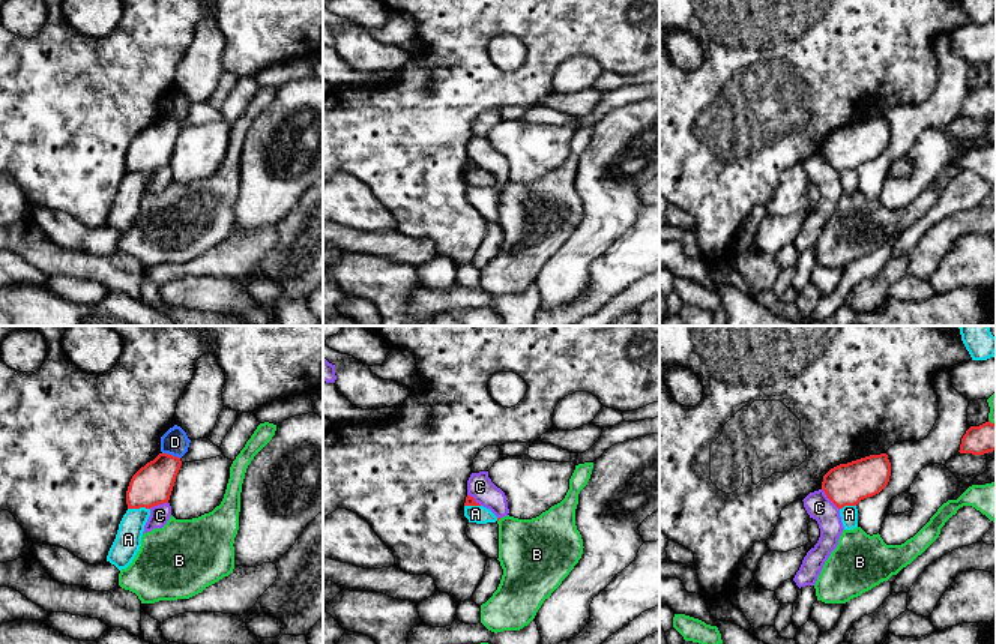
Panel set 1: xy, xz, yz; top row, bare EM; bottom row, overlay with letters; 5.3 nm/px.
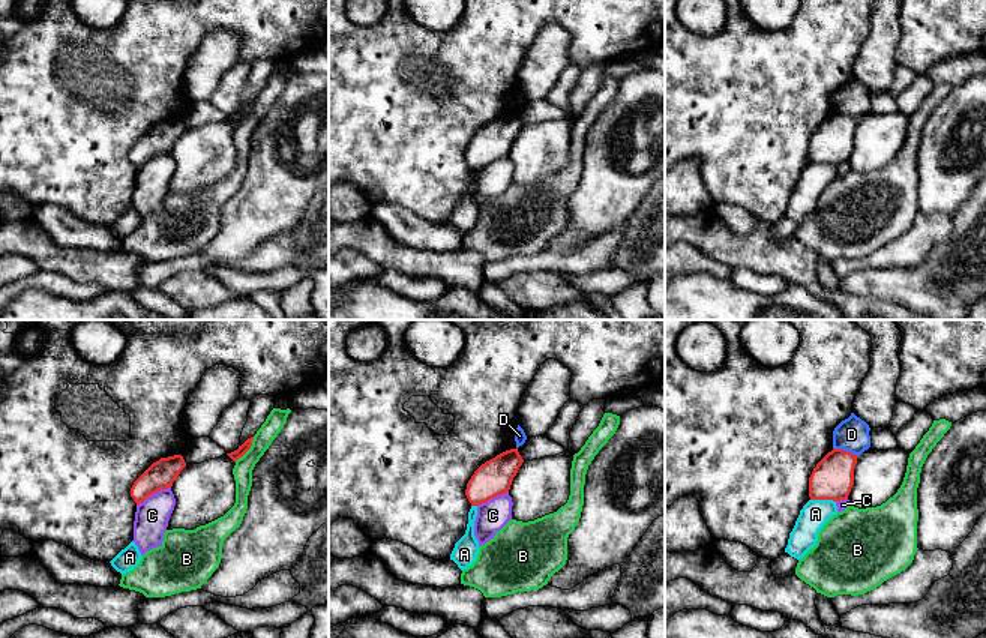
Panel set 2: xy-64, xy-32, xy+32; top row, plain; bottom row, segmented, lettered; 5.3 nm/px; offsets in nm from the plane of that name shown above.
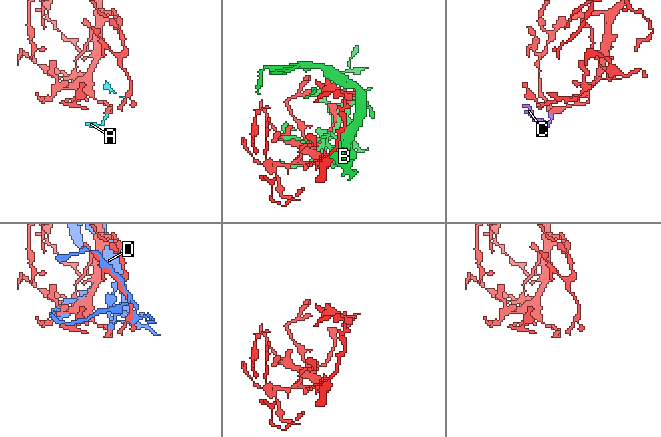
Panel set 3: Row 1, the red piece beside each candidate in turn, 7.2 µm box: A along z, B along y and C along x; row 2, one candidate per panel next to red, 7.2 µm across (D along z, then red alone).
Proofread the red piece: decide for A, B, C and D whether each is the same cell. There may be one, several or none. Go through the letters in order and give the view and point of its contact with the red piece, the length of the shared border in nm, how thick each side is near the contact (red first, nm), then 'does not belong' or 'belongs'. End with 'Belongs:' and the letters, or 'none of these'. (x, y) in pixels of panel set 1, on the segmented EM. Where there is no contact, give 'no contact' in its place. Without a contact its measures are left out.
A: xy (138, 508) | 120 nm | 220/140 nm | does not belong
B: yz (990, 422) | 50 nm | 160/80 nm | does not belong
C: yz (828, 497) | 150 nm | 220/140 nm | does not belong
D: xy (172, 455) | 100 nm | 220/150 nm | does not belong
Belongs: none of these

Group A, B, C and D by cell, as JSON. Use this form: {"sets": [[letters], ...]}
{"sets": [["A", "B", "C"], ["D"]]}

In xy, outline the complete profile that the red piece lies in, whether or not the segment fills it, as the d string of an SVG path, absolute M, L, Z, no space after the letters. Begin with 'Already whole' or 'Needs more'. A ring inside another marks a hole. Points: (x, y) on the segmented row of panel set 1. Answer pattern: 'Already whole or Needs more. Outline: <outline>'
Already whole. Outline: M159 453L141 467L132 476L126 491L128 509L150 509L168 503L180 465L180 458Z

